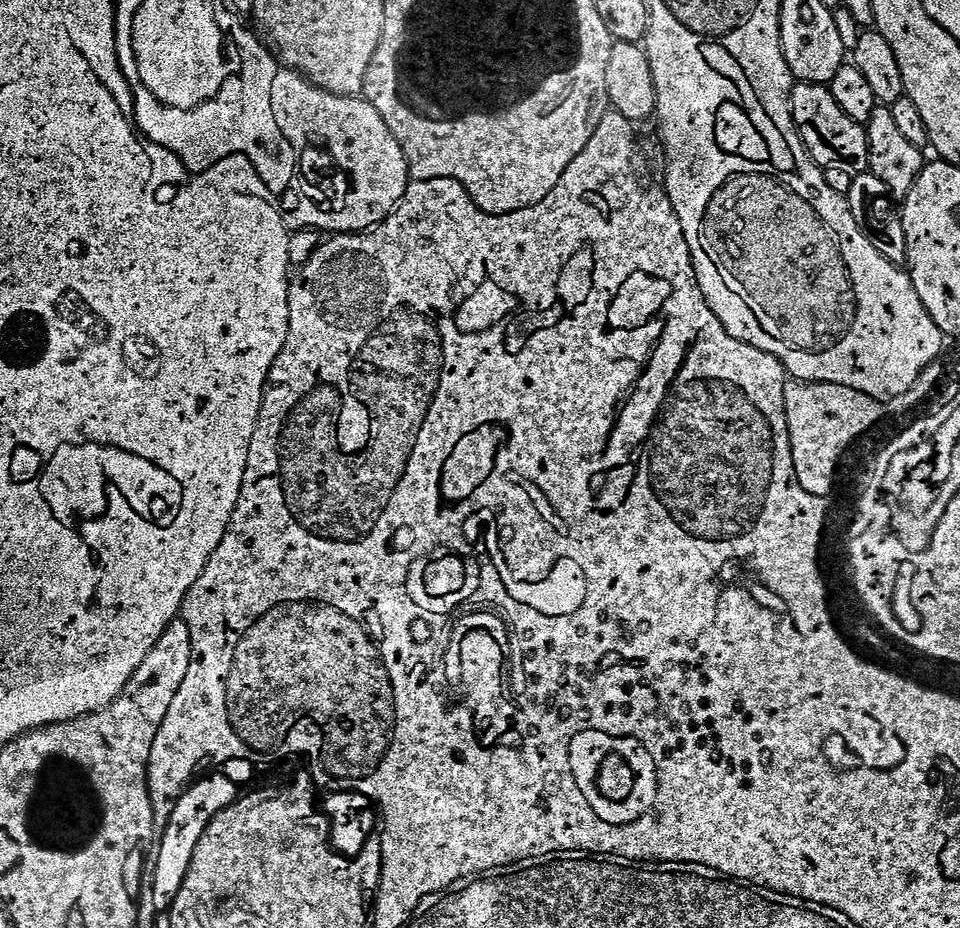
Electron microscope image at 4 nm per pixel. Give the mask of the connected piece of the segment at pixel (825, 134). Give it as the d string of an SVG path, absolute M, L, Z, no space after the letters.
M797 83L792 90L792 117L804 149L820 168L846 170L853 174L869 171L867 127L854 122L854 118L850 118L850 114L846 114L846 110L834 102L831 87Z

